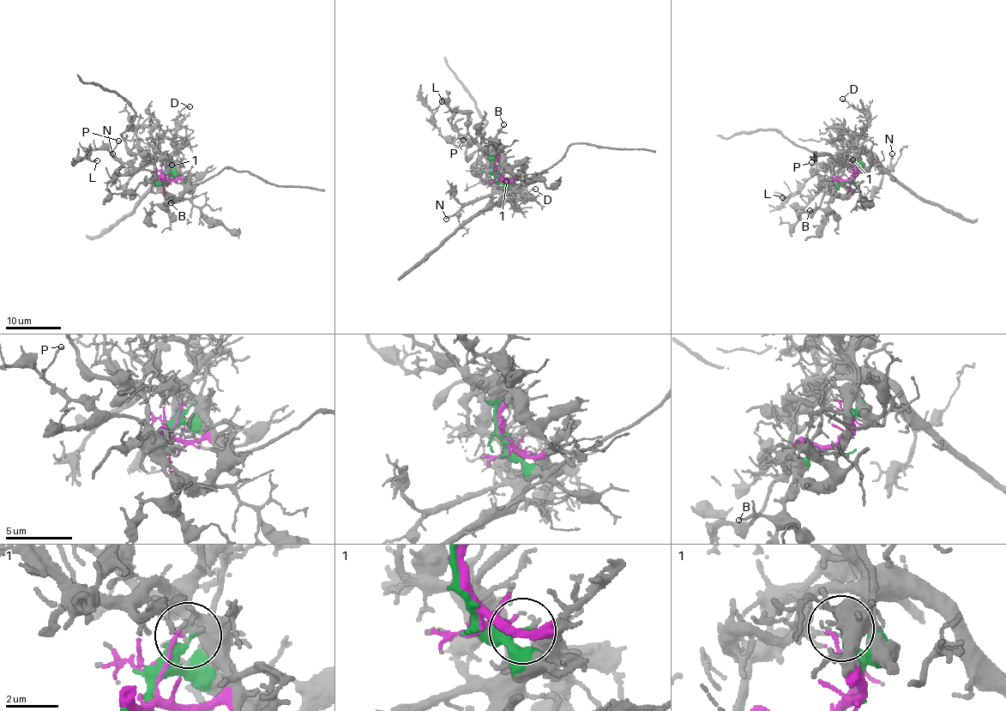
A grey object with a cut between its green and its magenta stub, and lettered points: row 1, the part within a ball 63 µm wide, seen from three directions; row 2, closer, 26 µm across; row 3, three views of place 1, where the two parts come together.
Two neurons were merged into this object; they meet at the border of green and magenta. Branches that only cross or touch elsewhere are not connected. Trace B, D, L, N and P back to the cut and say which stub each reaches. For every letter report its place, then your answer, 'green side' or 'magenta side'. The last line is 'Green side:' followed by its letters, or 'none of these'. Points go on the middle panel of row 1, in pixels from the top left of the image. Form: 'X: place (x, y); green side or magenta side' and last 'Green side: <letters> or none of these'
B: place (503, 124); green side
D: place (535, 189); magenta side
L: place (442, 101); green side
N: place (446, 219); magenta side
P: place (463, 140); green side
Green side: B, L, P

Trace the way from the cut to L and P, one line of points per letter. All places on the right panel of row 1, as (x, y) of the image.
L: (852, 177), (848, 181), (833, 183), (827, 178), (822, 182), (823, 178), (816, 173), (796, 193), (782, 197)
P: (852, 177), (848, 181), (833, 183), (827, 178), (822, 182), (823, 178), (811, 166), (812, 162)

